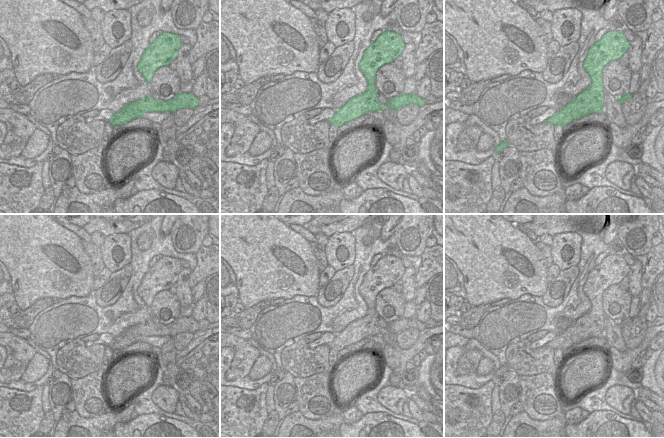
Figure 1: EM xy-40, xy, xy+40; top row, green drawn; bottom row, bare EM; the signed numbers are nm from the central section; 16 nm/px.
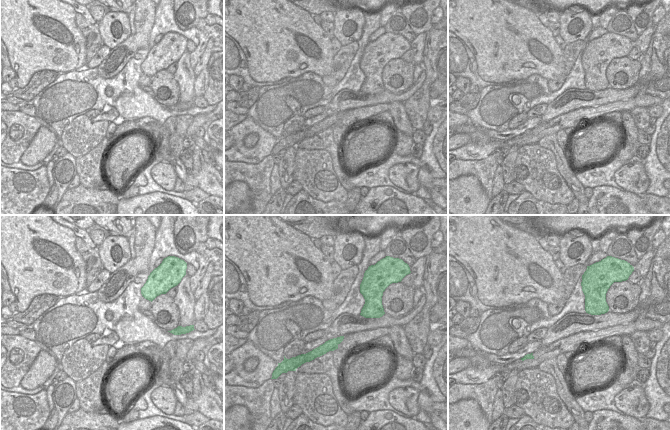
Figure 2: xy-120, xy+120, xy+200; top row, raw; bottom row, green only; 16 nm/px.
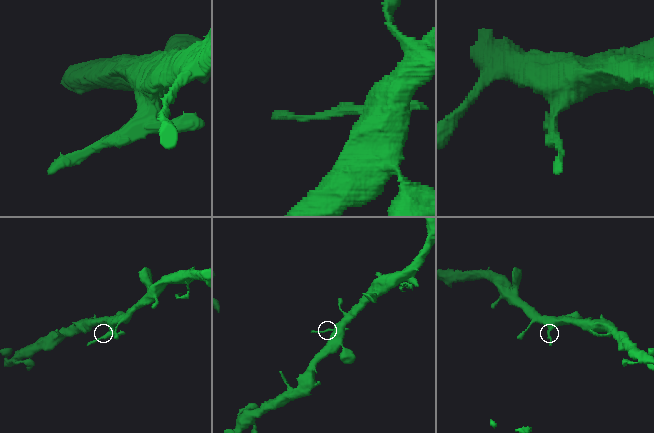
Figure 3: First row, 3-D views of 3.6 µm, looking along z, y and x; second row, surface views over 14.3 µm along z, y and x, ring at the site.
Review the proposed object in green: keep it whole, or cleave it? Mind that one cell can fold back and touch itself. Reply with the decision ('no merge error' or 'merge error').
merge error

